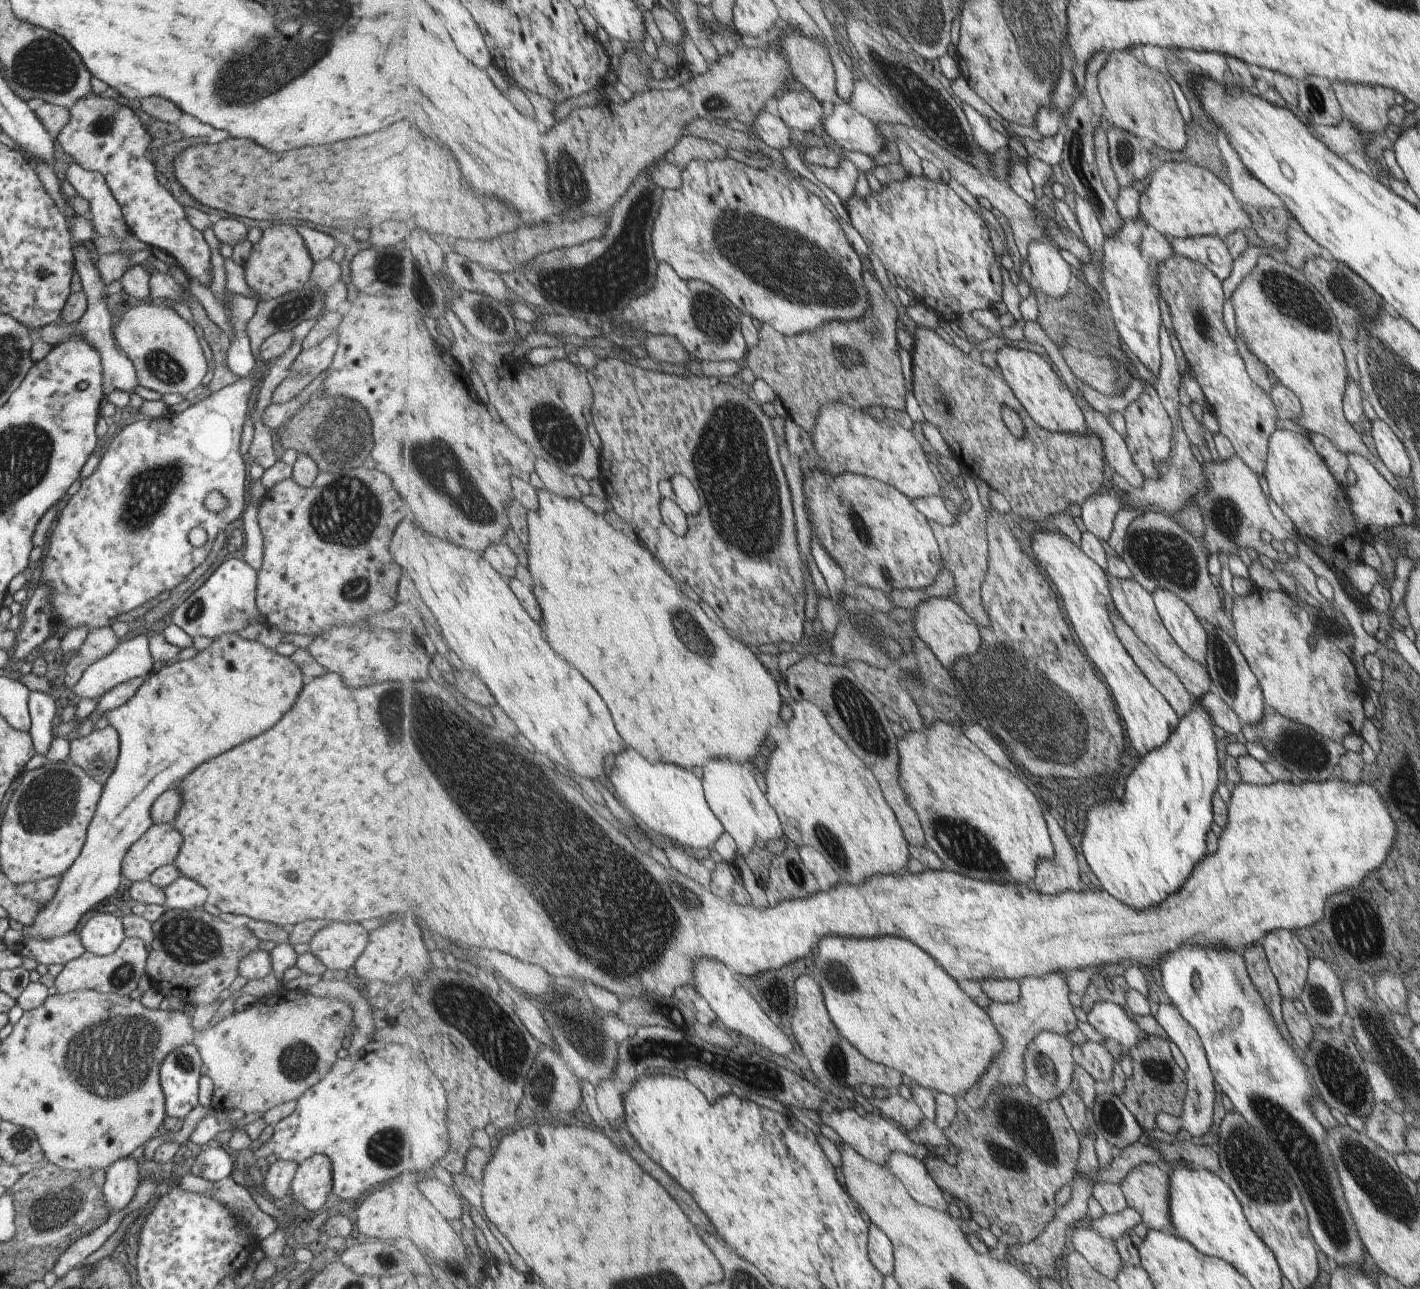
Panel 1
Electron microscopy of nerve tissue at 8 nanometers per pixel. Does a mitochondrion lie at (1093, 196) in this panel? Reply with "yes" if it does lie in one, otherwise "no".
no

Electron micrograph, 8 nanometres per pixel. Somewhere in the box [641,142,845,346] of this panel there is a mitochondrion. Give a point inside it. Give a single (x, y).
(712, 315)

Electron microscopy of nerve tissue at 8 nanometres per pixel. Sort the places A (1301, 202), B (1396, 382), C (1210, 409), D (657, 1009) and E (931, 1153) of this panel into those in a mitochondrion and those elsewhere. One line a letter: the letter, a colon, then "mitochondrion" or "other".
A: other
B: mitochondrion
C: other
D: mitochondrion
E: other

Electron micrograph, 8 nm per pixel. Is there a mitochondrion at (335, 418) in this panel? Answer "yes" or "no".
yes

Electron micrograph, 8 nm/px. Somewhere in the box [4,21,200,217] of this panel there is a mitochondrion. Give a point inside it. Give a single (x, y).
(44, 67)

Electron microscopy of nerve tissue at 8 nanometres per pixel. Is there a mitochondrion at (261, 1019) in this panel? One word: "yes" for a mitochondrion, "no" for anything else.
no

